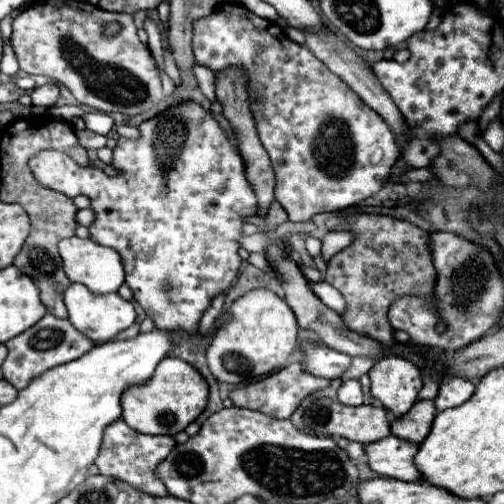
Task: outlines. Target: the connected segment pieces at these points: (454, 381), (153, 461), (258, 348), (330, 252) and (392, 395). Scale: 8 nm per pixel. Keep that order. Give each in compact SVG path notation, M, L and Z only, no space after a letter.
M450 377L440 385L440 393L434 399L436 411L444 411L448 407L458 407L466 403L474 395L474 383L462 377Z
M118 419L104 429L102 447L100 447L100 453L94 463L98 465L102 475L122 479L128 485L134 485L136 489L162 497L162 495L166 495L166 487L162 485L162 481L158 481L158 477L154 477L154 469L158 467L158 461L162 461L162 457L166 457L166 453L170 453L170 449L174 449L174 445L176 445L176 441L170 435L156 435L156 437L144 435L144 433L130 429L122 419Z
M252 289L238 297L222 315L206 353L208 367L212 375L224 383L240 385L258 381L260 377L286 367L294 351L296 337L298 323L288 303L270 289Z
M328 232L322 240L322 255L328 262L333 255L342 251L353 241L353 235L349 232Z
M384 357L370 369L370 391L376 401L392 411L394 417L402 417L418 397L422 389L420 369L402 357Z

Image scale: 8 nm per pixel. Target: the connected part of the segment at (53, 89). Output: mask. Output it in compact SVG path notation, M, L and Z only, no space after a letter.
M42 85L42 87L36 87L30 97L32 97L34 105L52 107L60 97L60 89L58 89L58 85Z

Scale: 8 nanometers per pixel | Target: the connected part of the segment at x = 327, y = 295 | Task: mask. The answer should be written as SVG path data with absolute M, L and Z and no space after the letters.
M318 281L318 283L310 283L310 289L314 291L314 295L324 303L328 305L330 309L334 309L336 313L342 315L342 309L344 309L344 297L328 283L324 281Z

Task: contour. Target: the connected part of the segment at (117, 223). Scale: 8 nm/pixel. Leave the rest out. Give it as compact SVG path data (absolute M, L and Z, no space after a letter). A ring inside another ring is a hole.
M186 99L172 105L140 123L138 131L138 139L118 139L110 165L118 169L120 175L114 177L106 175L102 169L82 167L68 153L54 149L36 153L28 163L42 187L64 193L66 197L86 195L90 199L90 209L96 213L94 223L88 227L90 239L120 253L126 285L132 289L134 299L142 305L146 315L154 321L154 327L194 335L204 311L220 293L226 293L232 287L240 273L242 259L238 255L238 239L242 237L246 217L258 213L256 193L246 179L246 165L238 147L230 143L226 131L200 103ZM132 147L146 149L132 159ZM132 205L138 213L132 213Z

